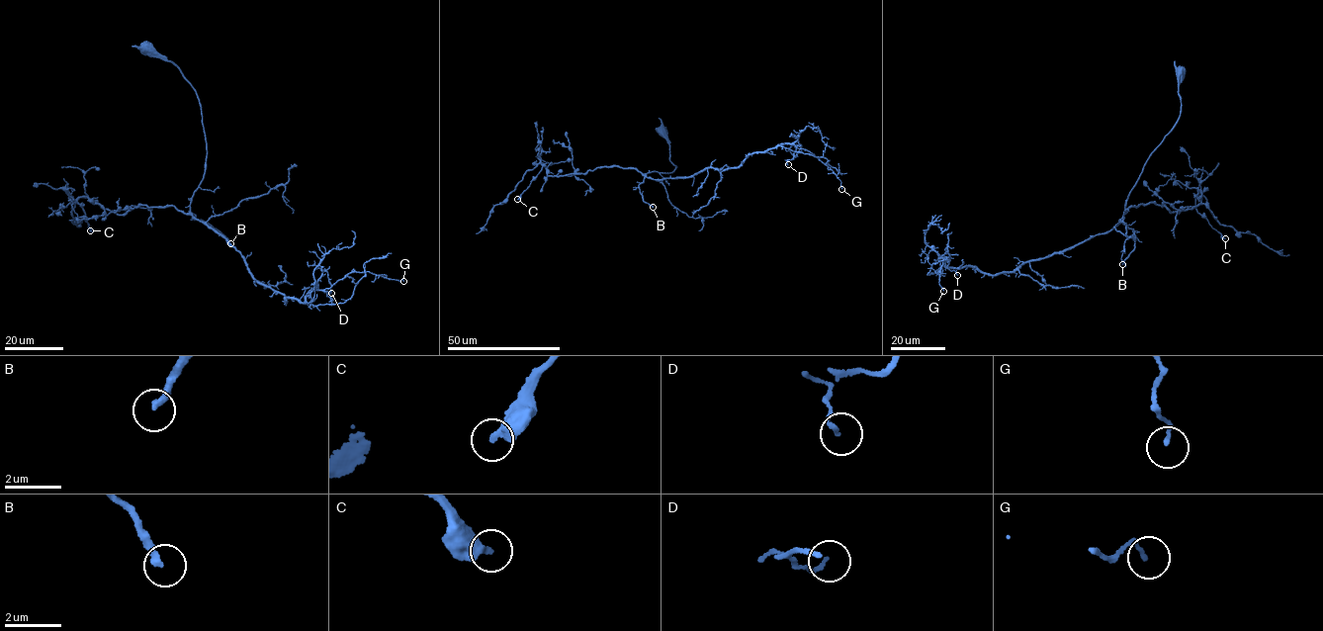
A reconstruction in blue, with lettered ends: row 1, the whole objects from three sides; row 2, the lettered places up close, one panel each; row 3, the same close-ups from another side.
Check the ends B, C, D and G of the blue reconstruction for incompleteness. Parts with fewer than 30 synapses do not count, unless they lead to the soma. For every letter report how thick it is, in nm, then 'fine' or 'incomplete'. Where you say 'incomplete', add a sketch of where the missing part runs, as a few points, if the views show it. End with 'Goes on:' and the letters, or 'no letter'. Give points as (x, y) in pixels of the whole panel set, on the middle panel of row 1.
B: calibre 260 nm; incomplete; course (653, 207), (655, 199), (664, 194), (659, 209), (664, 220), (668, 244), (676, 249), (681, 259), (694, 259)
C: calibre 380 nm; fine
D: calibre 100 nm; fine
G: calibre 120 nm; fine
Goes on: B

